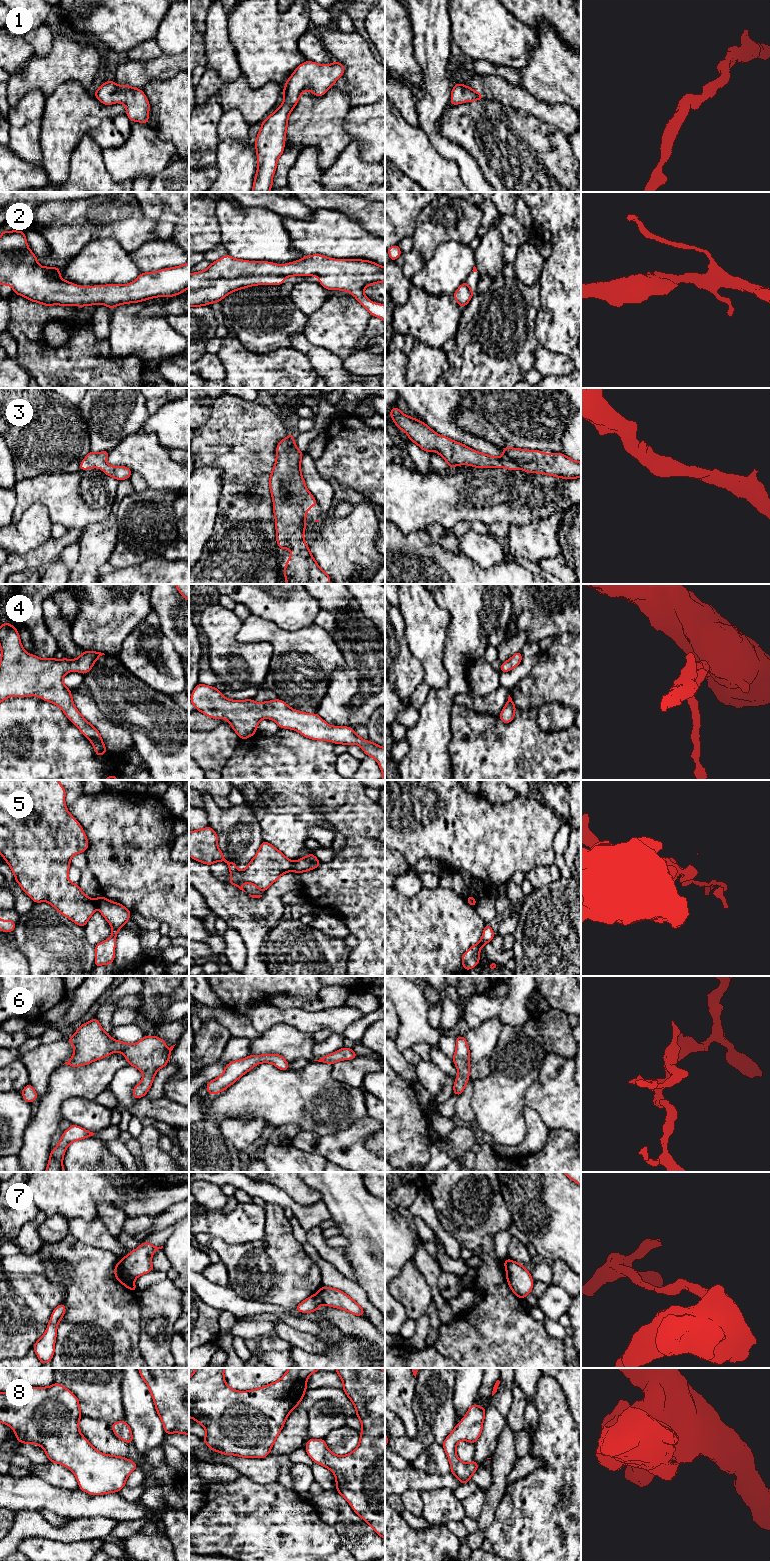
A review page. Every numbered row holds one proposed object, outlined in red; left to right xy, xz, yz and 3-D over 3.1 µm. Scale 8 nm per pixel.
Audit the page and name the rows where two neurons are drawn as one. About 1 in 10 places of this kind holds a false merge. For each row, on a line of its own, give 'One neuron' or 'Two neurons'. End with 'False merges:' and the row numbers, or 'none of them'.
1: One neuron
2: One neuron
3: One neuron
4: One neuron
5: Two neurons
6: One neuron
7: Two neurons
8: One neuron
False merges: 5, 7

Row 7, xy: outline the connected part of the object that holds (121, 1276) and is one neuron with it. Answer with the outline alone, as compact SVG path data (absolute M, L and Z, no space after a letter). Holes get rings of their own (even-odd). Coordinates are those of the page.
M121 1260L115 1266L114 1275L116 1276L116 1280L122 1283L126 1288L137 1292L134 1279L125 1272Z

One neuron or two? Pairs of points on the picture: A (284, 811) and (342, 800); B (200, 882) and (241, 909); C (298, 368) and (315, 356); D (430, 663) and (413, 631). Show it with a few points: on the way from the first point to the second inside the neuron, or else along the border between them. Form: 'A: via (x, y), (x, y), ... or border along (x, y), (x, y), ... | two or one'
A: via (298, 797), (328, 798) | one
B: via (210, 888), (231, 904) | one
C: border along (290, 347), (300, 351), (308, 359), (319, 377) | two
D: via (430, 655), (428, 646), (421, 639) | one

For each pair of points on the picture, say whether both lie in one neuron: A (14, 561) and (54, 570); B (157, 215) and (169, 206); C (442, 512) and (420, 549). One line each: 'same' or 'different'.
A: different
B: same
C: different

